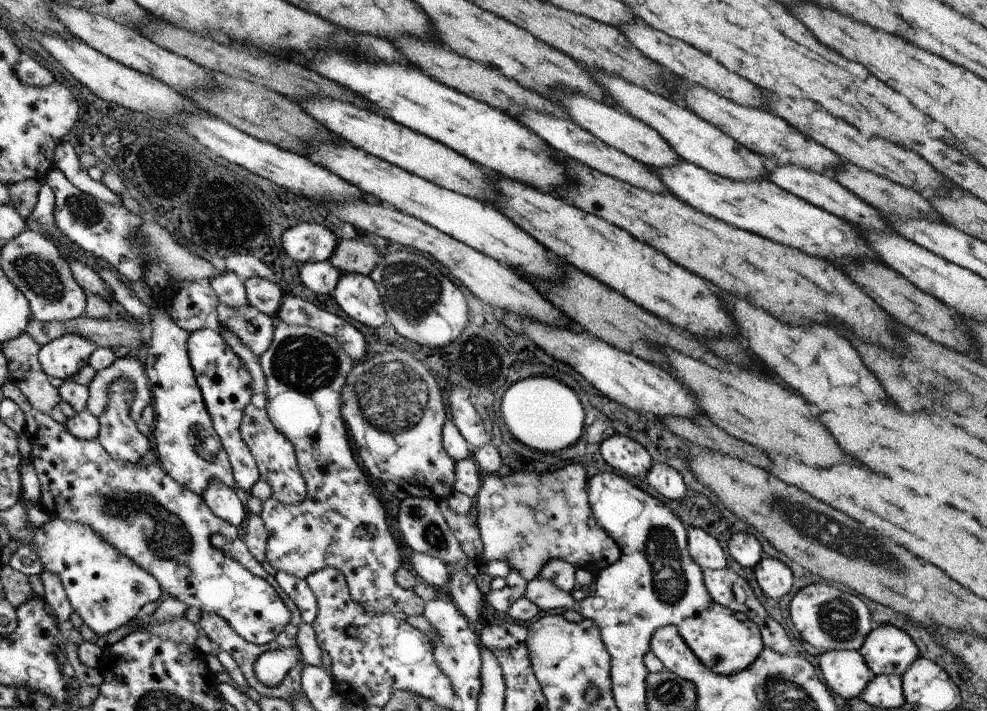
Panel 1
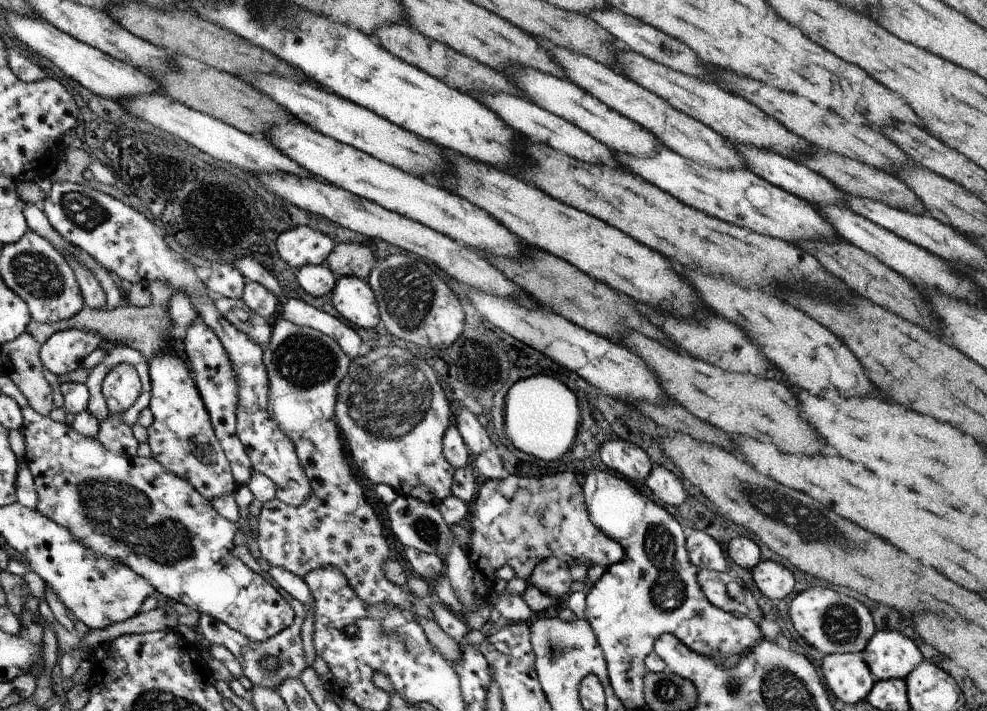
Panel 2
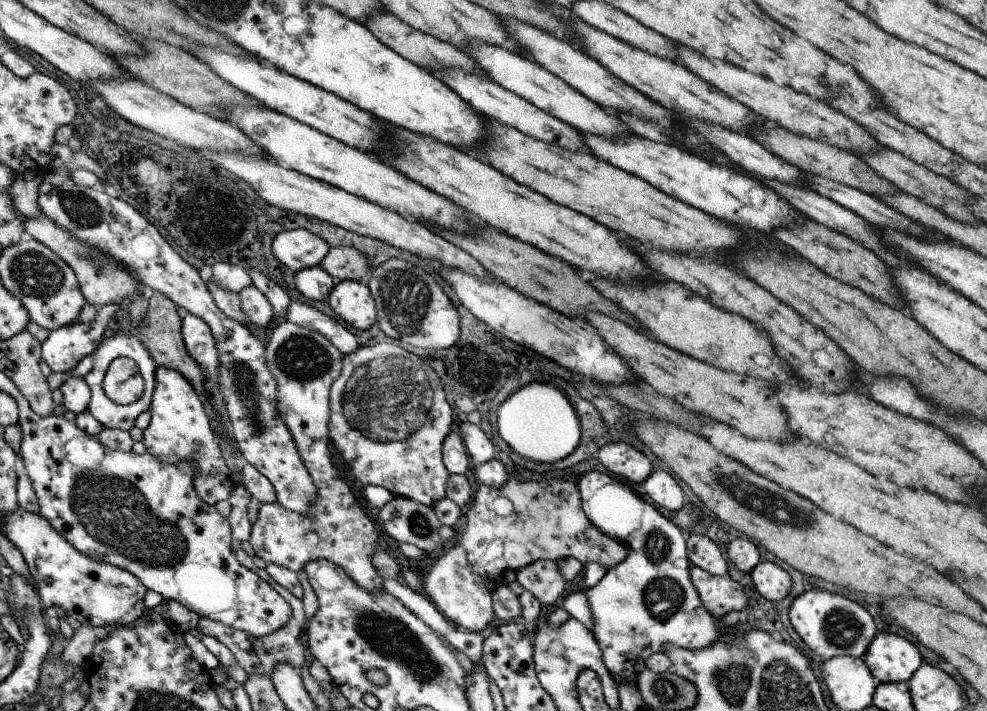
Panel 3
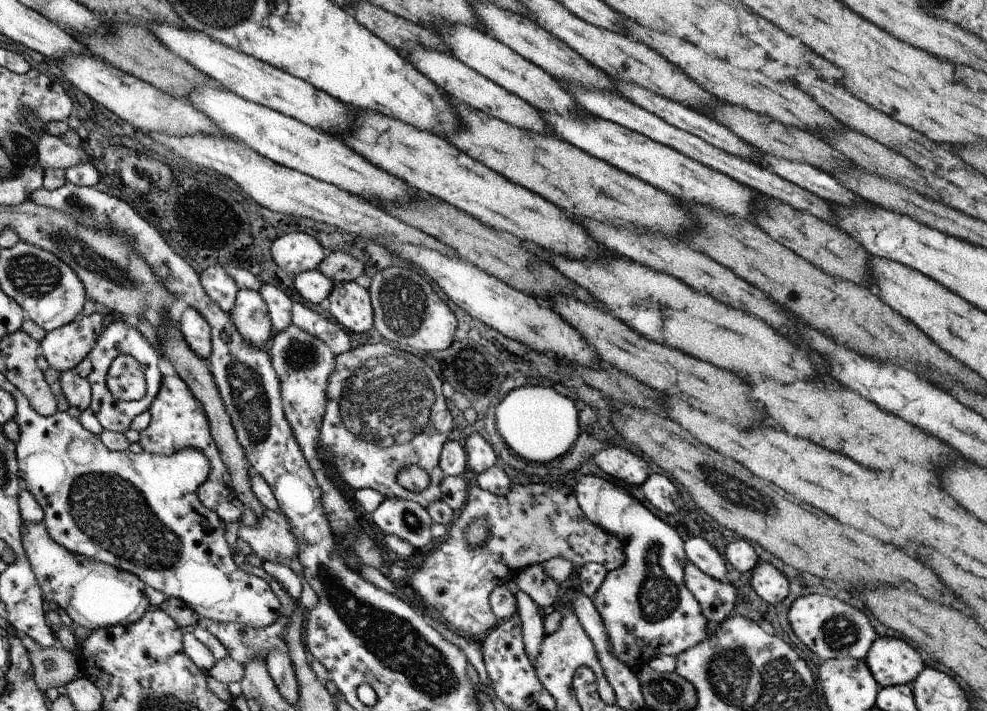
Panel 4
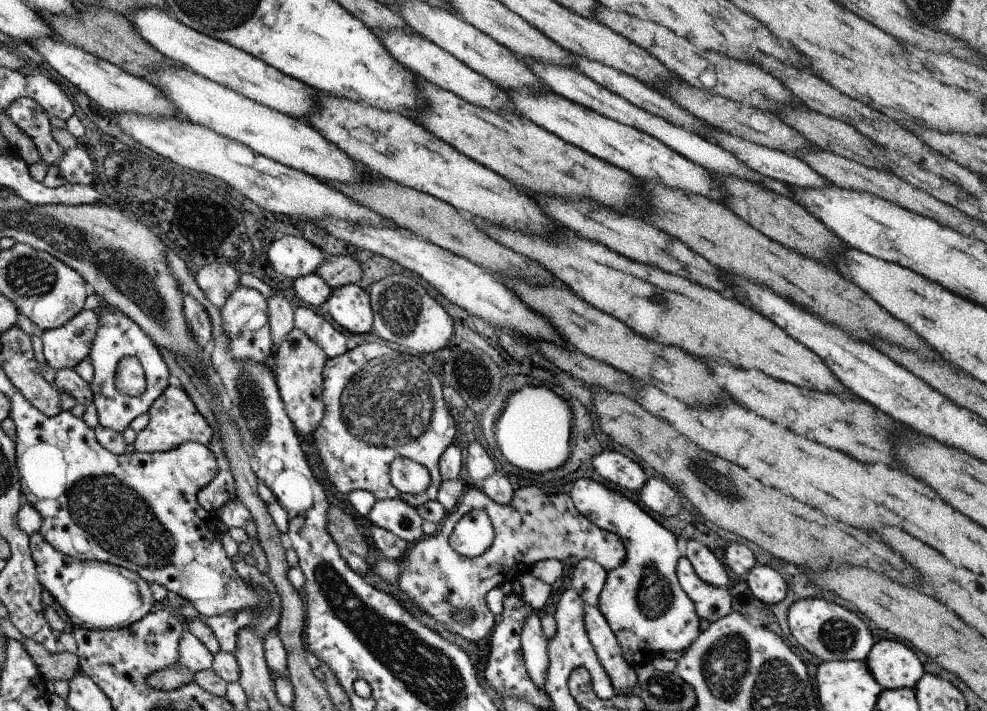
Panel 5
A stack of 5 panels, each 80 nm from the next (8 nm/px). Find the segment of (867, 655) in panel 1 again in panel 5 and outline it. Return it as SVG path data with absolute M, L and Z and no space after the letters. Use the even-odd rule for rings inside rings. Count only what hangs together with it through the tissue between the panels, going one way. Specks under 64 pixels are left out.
M898 640L874 643L865 664L883 689L913 689L925 673L914 650Z

